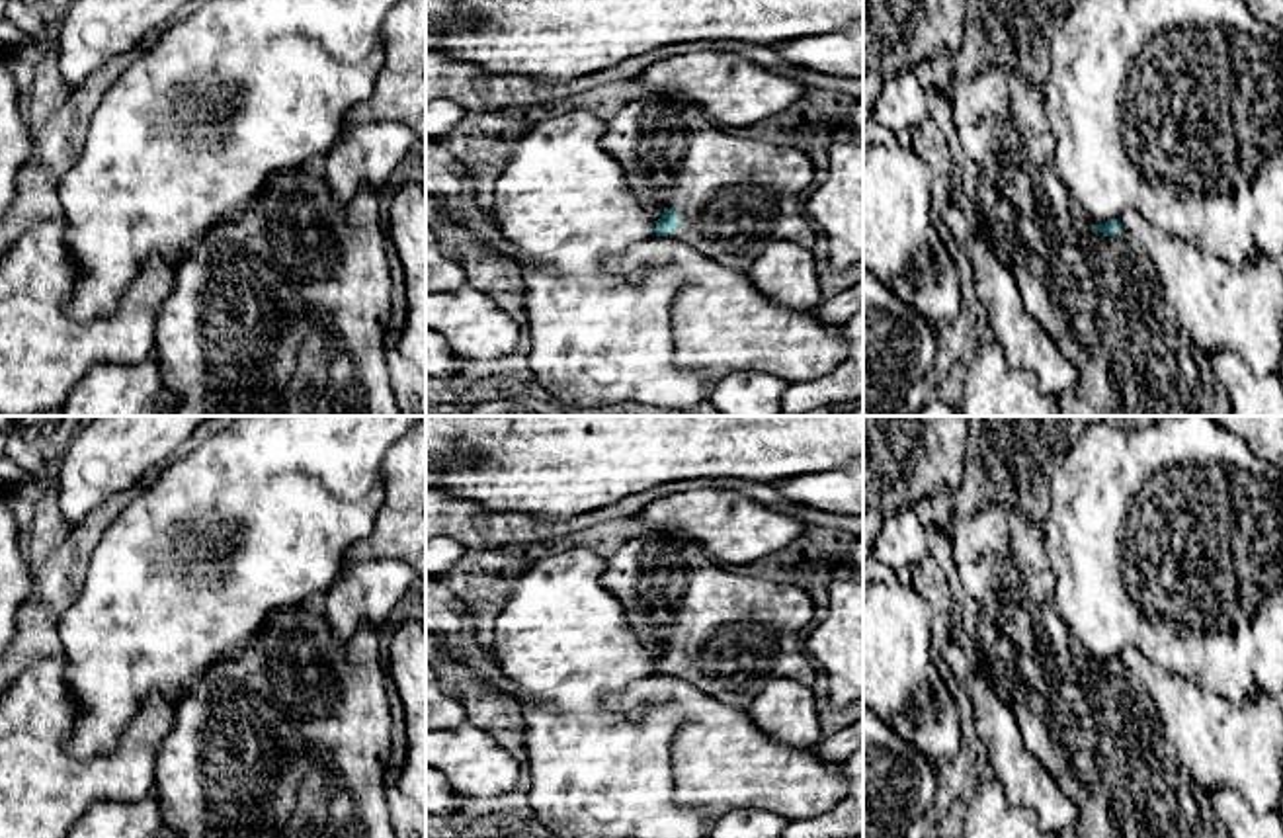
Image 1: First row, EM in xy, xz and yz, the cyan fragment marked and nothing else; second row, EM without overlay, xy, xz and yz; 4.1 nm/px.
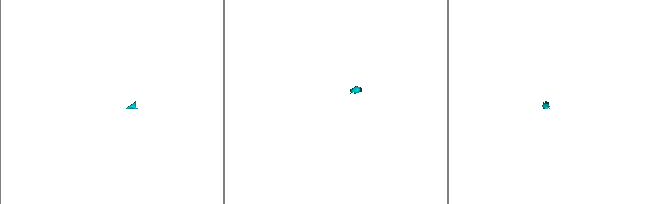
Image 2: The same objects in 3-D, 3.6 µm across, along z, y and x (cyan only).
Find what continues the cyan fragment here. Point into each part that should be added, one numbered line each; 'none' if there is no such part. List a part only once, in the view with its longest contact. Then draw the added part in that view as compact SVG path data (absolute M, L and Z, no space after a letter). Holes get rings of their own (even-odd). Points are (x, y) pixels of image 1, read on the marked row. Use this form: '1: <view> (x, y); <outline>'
1: xz (735, 196); M662 94L621 105L607 121L600 145L623 166L635 195L680 215L678 229L666 238L685 242L717 264L748 272L773 240L791 240L810 250L816 244L814 223L799 199L814 184L814 168L799 145L734 137L715 125L703 107Z

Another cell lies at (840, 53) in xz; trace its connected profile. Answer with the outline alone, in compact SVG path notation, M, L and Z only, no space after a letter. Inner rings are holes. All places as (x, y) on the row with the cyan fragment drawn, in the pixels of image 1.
M863 25L797 37L781 43L777 49L787 64L830 76L863 78Z

